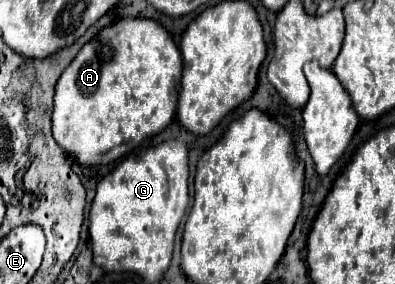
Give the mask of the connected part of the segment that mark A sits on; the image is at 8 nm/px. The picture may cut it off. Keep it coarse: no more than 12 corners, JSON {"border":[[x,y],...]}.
{"border":[[122,18],[56,84],[52,132],[82,166],[174,118],[182,60]]}

